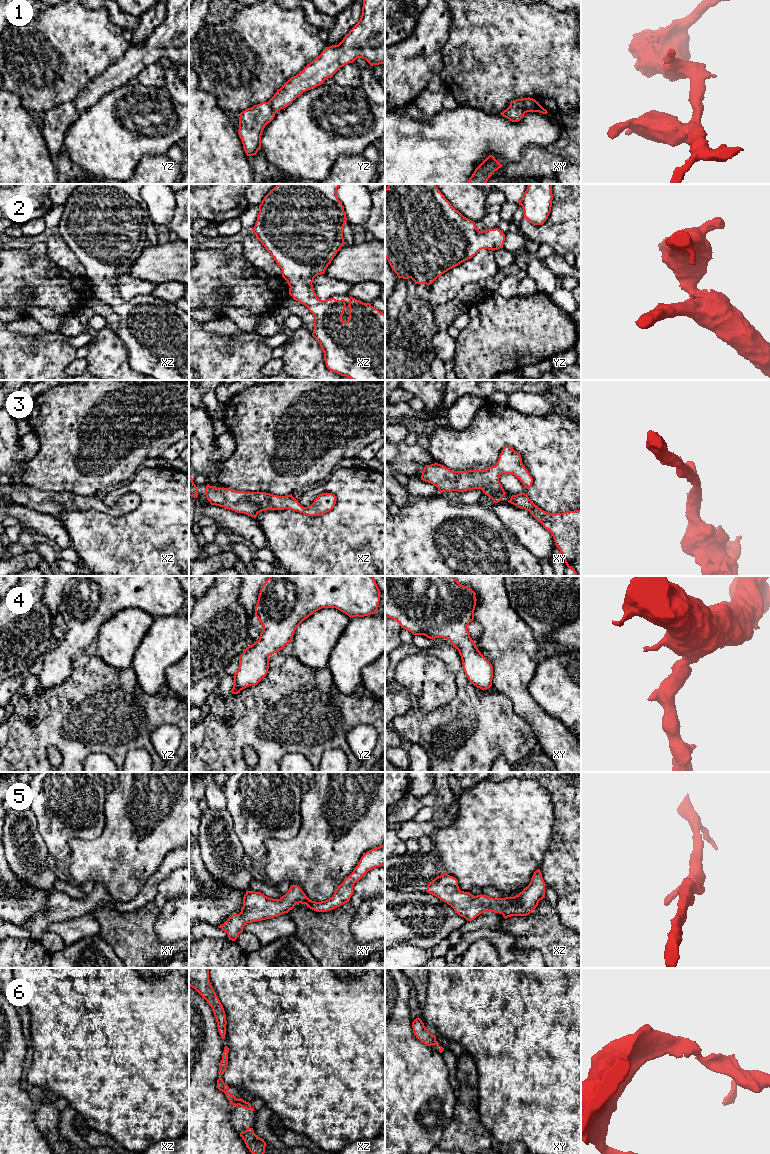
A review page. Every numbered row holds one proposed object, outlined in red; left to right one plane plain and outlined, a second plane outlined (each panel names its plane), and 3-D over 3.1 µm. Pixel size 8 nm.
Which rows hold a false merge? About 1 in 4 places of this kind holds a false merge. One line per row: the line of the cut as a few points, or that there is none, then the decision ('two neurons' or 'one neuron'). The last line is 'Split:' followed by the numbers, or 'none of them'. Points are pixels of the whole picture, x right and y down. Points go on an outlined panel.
1: cut none; one neuron
2: cut none; one neuron
3: cut none; one neuron
4: cut none; one neuron
5: cut none; one neuron
6: cut none; one neuron
Split: none of them

